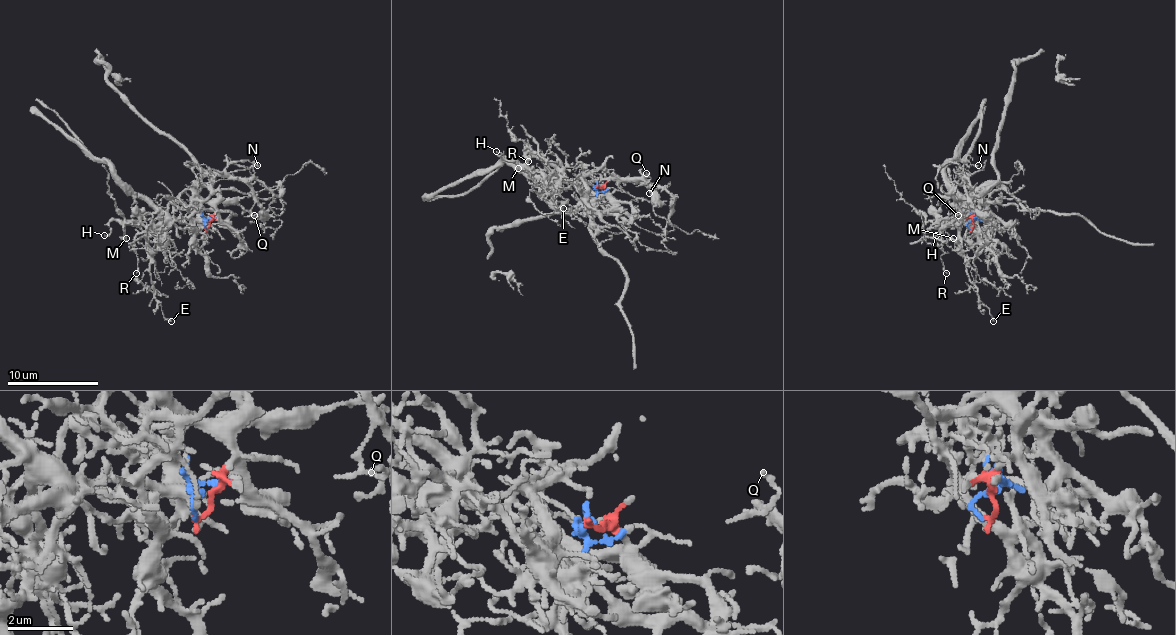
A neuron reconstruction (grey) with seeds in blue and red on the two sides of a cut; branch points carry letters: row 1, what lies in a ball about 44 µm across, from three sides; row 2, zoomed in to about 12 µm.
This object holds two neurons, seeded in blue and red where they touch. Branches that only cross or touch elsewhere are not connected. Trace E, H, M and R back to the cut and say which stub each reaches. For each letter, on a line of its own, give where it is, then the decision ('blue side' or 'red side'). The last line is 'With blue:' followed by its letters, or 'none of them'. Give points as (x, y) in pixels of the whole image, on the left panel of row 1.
E: place (171, 321); blue side
H: place (104, 235); blue side
M: place (126, 238); blue side
R: place (136, 273); blue side
With blue: E, H, M, R

